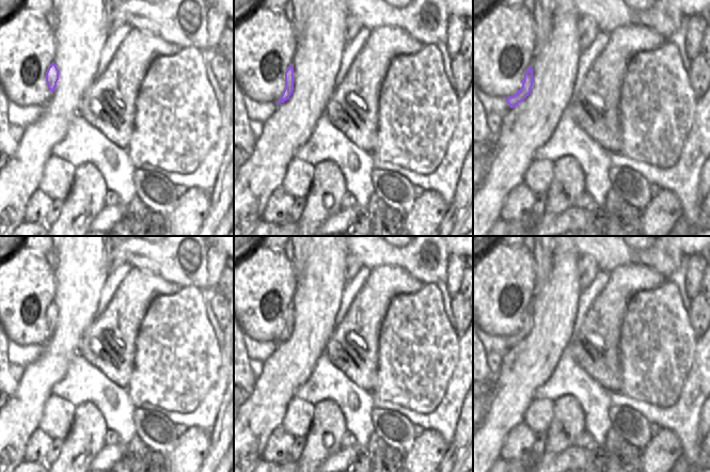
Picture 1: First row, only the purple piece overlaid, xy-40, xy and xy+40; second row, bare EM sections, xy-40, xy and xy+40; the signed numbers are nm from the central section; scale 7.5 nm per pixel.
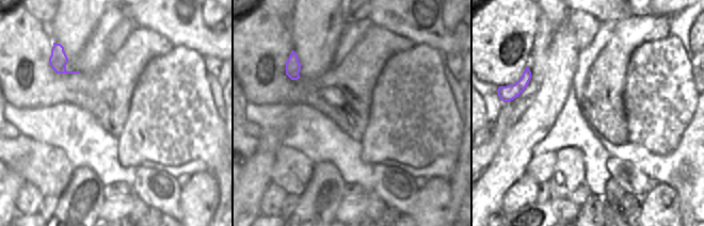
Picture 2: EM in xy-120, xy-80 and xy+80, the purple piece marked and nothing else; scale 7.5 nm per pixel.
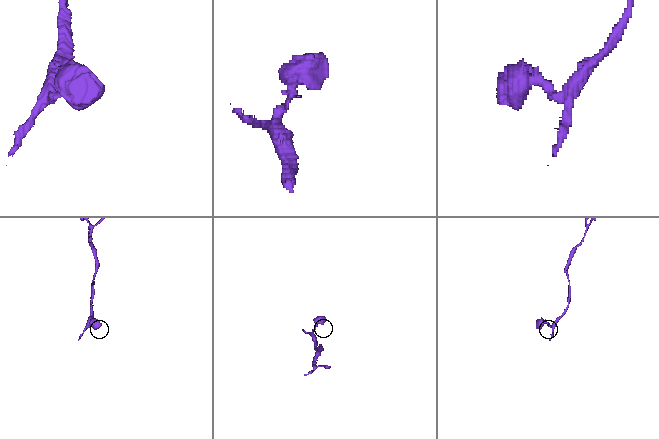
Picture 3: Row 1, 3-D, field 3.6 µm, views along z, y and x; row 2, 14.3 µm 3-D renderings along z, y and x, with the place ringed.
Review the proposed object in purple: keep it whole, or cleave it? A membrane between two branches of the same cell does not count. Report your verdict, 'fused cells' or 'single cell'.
single cell

